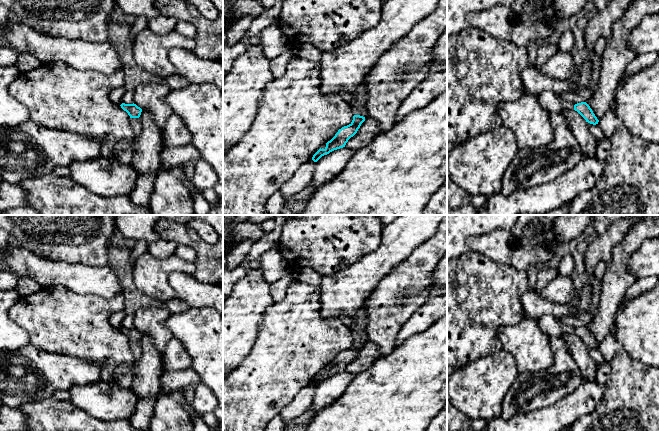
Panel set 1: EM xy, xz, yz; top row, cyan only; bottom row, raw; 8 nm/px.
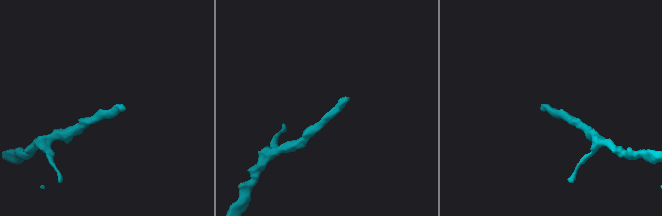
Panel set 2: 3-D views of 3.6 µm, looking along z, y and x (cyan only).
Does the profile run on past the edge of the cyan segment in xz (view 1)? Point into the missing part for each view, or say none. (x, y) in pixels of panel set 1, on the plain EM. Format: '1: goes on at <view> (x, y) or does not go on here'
1: does not go on here

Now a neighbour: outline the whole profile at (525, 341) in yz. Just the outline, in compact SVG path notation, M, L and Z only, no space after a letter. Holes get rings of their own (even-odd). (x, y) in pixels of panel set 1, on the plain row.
M523 317L515 325L502 325L497 337L502 349L515 358L518 372L535 373L554 363L550 339L538 327L537 320Z

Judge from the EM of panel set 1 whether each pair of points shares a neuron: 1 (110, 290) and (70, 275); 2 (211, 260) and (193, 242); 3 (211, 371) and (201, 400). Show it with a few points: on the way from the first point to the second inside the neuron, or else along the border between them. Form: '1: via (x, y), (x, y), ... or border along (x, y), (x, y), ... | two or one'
1: via (100, 281), (80, 278) | one
2: via (207, 256), (197, 246) | one
3: border along (201, 382), (212, 393) | two

